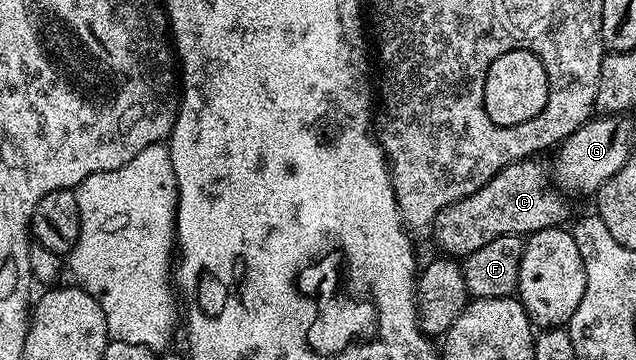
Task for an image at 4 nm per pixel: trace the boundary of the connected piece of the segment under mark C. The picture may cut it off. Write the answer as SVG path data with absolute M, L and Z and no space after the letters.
M531 157L506 165L482 189L443 207L434 220L436 243L444 250L441 252L448 257L463 257L482 249L494 237L527 237L534 231L567 224L569 200L554 186L549 168L539 161Z

